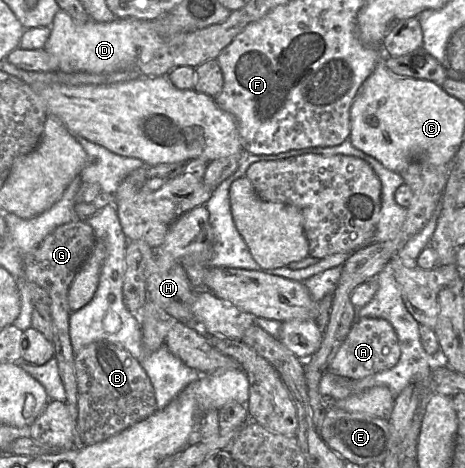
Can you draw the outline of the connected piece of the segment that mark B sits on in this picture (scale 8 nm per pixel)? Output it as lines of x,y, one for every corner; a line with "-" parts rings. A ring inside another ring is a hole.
102,340
86,345
74,355
74,370
80,445
102,442
157,411
148,375
129,351
117,344

